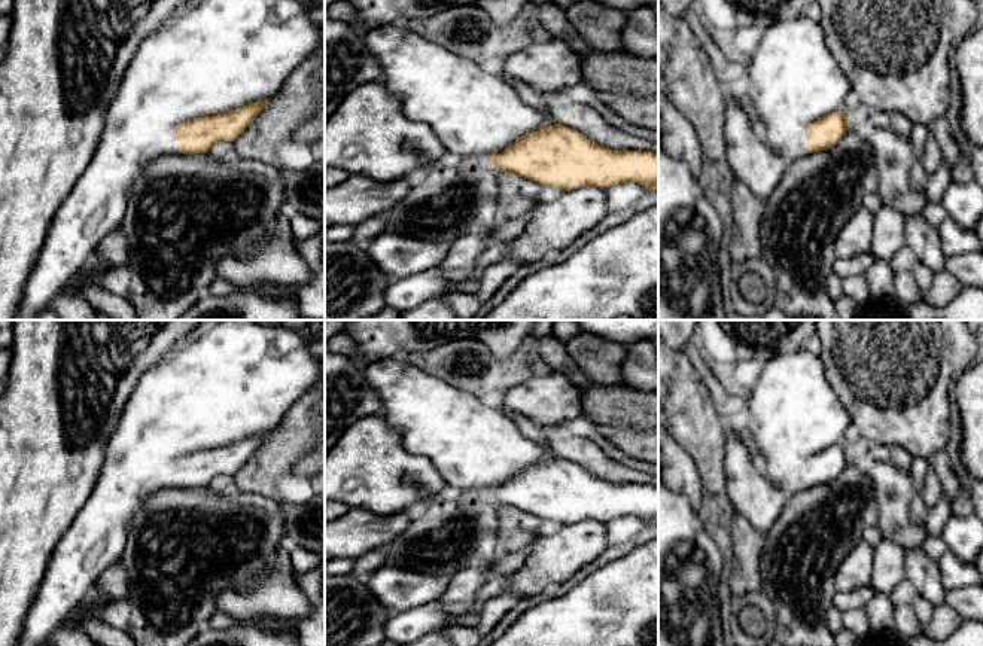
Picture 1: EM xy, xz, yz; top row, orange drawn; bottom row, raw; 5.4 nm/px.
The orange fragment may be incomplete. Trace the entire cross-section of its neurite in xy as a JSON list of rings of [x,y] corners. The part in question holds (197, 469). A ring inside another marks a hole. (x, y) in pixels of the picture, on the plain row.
[[[220,320],[171,360],[149,368],[136,384],[106,444],[104,463],[89,499],[54,549],[16,646],[42,646],[64,625],[71,610],[92,592],[101,572],[122,557],[130,522],[155,491],[207,487],[213,478],[232,476],[243,467],[290,406],[317,384],[325,372],[323,356],[322,344],[305,338],[298,329],[259,320]]]

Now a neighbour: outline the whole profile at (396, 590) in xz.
[[[384,566],[363,582],[383,607],[398,613],[436,601],[445,591],[450,576],[427,576]]]

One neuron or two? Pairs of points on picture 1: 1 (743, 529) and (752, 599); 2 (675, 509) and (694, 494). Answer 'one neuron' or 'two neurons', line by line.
1: two neurons
2: two neurons

